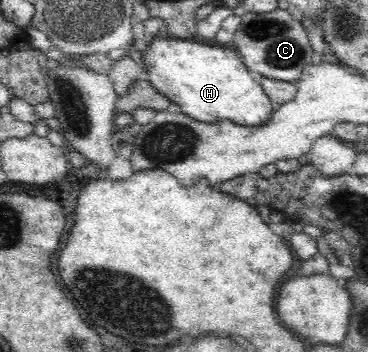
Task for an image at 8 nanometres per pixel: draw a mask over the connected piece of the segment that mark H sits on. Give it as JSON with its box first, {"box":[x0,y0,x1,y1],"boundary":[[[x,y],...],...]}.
{"box":[141,30,274,127],"boundary":[[[161,30],[154,35],[146,50],[141,52],[141,58],[143,60],[141,68],[147,74],[148,83],[166,99],[177,104],[182,113],[198,122],[212,123],[216,120],[231,120],[240,126],[259,127],[260,124],[270,120],[270,115],[274,110],[271,100],[264,93],[260,83],[248,75],[249,70],[231,46],[207,45],[193,38],[184,40],[169,36]]]}

